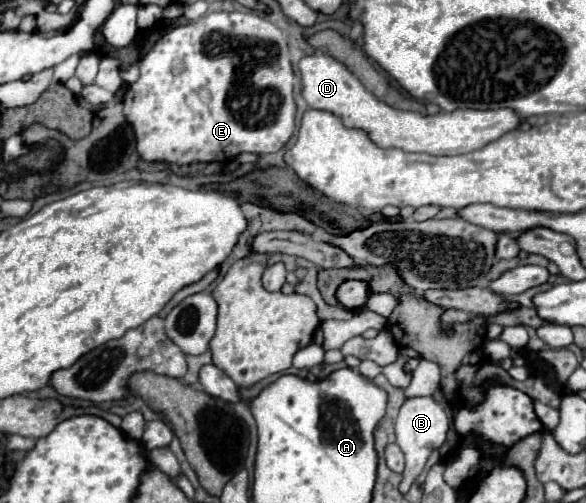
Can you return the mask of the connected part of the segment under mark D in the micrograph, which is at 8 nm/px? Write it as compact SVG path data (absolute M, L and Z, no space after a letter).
M317 52L313 56L305 56L299 62L299 70L303 76L303 98L313 110L333 112L343 120L347 128L363 130L373 144L381 148L399 148L405 152L425 152L433 156L455 156L479 150L489 142L499 140L503 134L519 128L521 118L511 108L499 110L455 110L455 112L439 112L433 116L423 116L419 112L403 112L387 106L369 94L363 84L335 58Z

